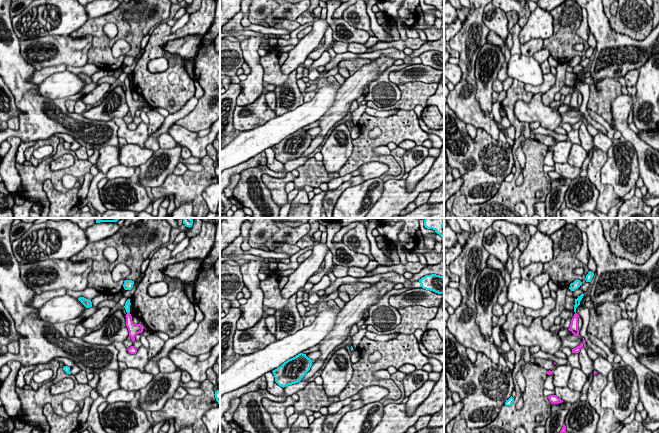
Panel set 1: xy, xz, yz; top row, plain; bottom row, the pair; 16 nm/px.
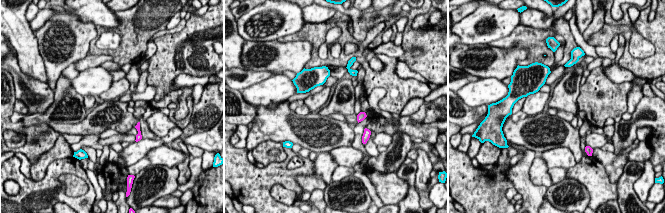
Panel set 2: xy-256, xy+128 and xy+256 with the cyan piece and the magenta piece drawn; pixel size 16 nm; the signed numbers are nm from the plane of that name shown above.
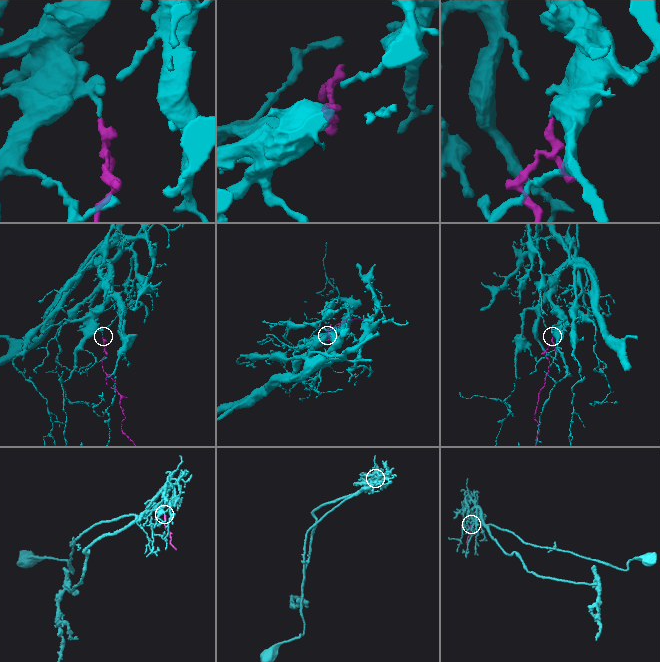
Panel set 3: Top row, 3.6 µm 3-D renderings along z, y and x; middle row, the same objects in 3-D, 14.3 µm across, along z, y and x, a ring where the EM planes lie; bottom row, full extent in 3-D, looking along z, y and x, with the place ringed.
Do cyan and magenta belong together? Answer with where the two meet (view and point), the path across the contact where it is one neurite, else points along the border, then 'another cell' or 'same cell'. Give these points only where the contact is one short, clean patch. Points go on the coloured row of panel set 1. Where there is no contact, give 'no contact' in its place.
contact xy (128, 312); way xy (127, 305), (128, 312), (128, 320), (131, 326); same cell

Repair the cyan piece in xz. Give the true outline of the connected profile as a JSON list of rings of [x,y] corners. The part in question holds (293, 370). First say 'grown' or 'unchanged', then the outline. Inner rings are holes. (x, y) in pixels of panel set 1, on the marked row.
unchanged; [[[300,353],[272,371],[275,382],[283,388],[298,383],[310,370],[312,364],[312,360],[306,354]]]

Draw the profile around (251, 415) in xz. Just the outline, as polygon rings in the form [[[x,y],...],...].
[[[308,380],[284,387],[282,396],[275,396],[267,390],[246,393],[240,397],[240,404],[234,413],[233,420],[239,424],[243,431],[249,433],[280,433],[273,425],[271,416],[262,405],[263,398],[275,402],[284,402],[288,396],[304,389]]]

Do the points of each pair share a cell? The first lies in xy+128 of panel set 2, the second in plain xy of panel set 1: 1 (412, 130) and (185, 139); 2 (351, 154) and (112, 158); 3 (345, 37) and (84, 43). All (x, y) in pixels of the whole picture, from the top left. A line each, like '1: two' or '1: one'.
1: two
2: two
3: two

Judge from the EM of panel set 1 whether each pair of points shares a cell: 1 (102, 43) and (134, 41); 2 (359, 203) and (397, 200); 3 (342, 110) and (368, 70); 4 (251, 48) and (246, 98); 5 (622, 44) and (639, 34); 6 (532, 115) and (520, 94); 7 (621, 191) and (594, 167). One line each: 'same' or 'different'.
1: same
2: different
3: same
4: same
5: different
6: different
7: different

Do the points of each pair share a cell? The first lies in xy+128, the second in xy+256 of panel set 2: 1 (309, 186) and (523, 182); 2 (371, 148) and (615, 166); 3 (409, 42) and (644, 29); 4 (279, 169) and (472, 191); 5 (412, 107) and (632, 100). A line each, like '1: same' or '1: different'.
1: same
2: same
3: same
4: same
5: same

